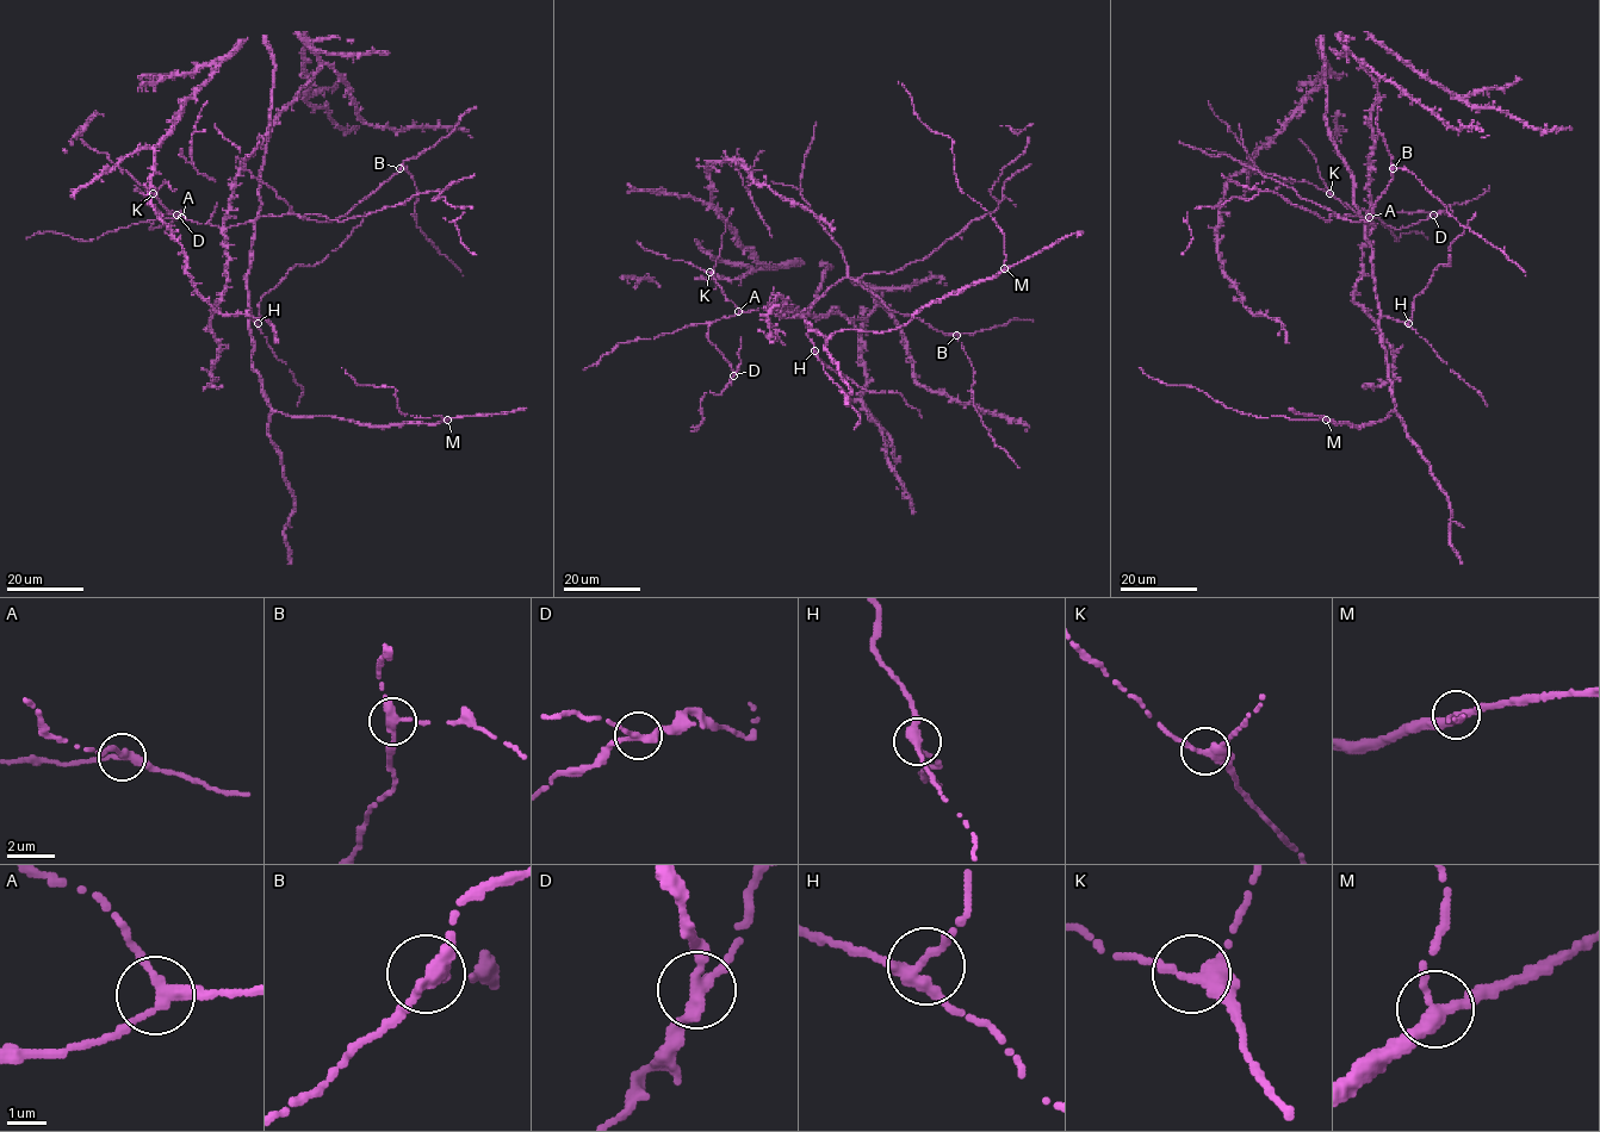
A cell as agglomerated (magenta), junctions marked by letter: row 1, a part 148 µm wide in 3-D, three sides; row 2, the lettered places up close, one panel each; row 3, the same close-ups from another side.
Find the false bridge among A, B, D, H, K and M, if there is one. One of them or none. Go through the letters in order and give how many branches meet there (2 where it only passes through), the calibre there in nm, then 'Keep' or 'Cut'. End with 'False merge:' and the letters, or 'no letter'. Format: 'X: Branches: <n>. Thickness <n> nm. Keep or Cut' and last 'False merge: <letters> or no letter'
A: Branches: 3. Thickness 280 nm. Keep
B: Branches: 3. Thickness 280 nm. Keep
D: Branches: 3. Thickness 280 nm. Cut
H: Branches: 3. Thickness 280 nm. Keep
K: Branches: 3. Thickness 280 nm. Keep
M: Branches: 3. Thickness 280 nm. Keep
False merge: D

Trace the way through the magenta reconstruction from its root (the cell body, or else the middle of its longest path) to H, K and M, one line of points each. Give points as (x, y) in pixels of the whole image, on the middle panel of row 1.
H: (814, 303), (804, 316), (814, 350)
K: (814, 303), (791, 318), (764, 309), (742, 311), (727, 299), (709, 272)
M: (814, 303), (804, 317), (825, 337), (843, 330), (884, 333), (1004, 268)

